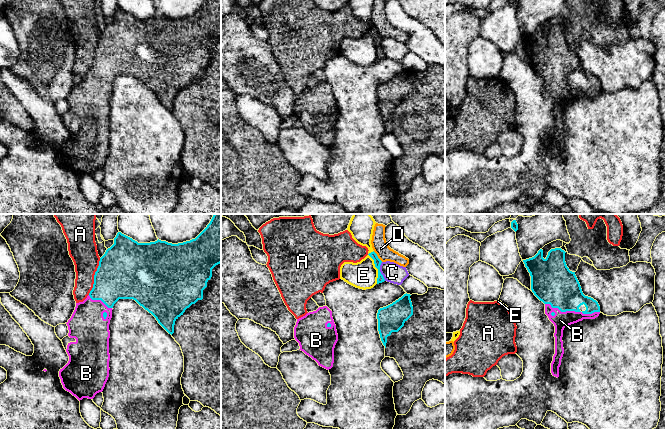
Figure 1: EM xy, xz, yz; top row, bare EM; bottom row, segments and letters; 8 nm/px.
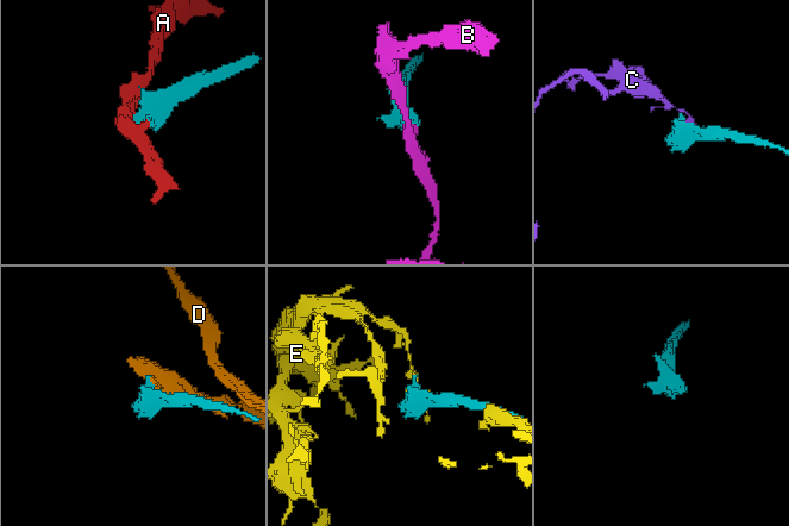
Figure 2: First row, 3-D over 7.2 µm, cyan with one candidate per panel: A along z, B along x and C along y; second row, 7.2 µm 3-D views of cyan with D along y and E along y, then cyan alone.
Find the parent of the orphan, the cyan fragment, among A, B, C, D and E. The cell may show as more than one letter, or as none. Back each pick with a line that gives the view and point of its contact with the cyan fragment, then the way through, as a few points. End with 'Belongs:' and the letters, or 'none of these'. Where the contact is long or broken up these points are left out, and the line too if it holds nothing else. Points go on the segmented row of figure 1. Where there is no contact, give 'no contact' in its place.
B: yz (572, 310)
Belongs: B

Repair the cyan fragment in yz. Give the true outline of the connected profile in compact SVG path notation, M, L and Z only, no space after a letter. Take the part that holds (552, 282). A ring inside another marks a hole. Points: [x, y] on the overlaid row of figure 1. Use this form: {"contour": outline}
{"contour": "M561 248L551 249L544 259L540 249L534 257L523 260L531 276L531 290L545 304L545 314L555 326L551 373L557 378L564 354L564 328L600 314L598 302L583 294L575 272L567 267L565 253Z"}

